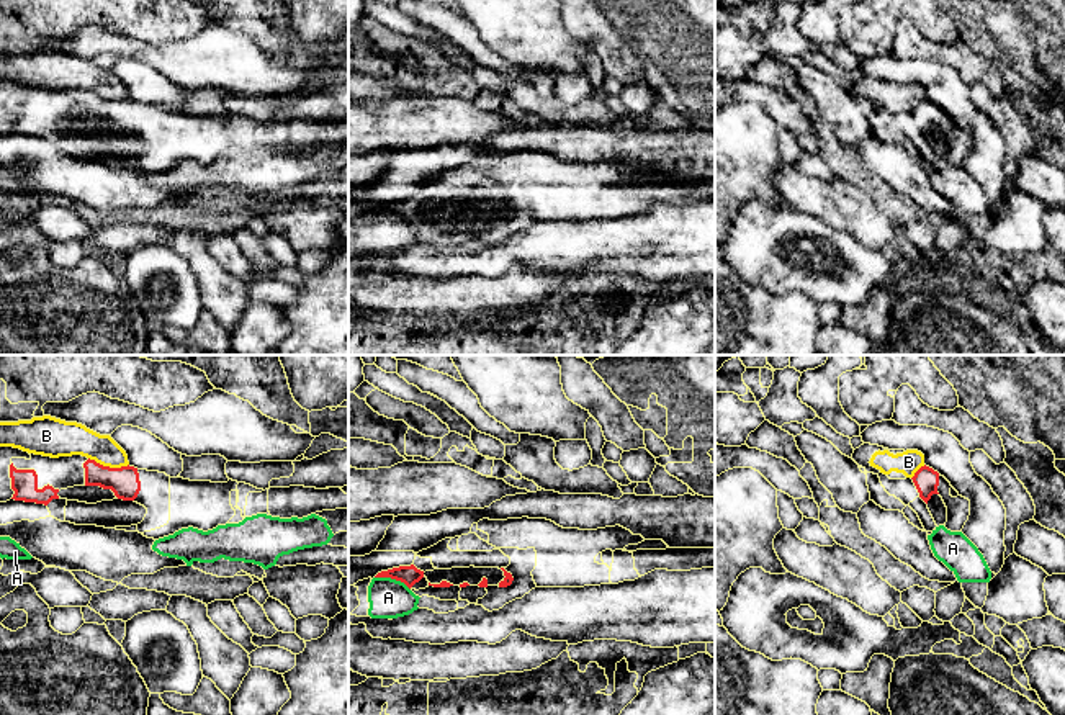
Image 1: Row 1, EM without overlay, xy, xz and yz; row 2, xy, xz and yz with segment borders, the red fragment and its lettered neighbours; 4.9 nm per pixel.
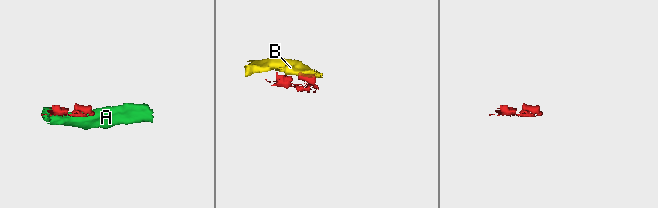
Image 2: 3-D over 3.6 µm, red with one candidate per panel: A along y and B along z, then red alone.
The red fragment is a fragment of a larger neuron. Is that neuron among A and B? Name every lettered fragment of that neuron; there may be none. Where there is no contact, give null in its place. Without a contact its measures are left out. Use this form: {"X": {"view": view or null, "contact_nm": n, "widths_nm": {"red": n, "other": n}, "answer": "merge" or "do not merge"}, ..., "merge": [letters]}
{"A": {"view": "xz", "contact_nm": 190, "widths_nm": {"red": 100, "other": 190}, "answer": "do not merge"}, "B": {"view": "xy", "contact_nm": 200, "widths_nm": {"red": 150, "other": 170}, "answer": "do not merge"}, "merge": []}

